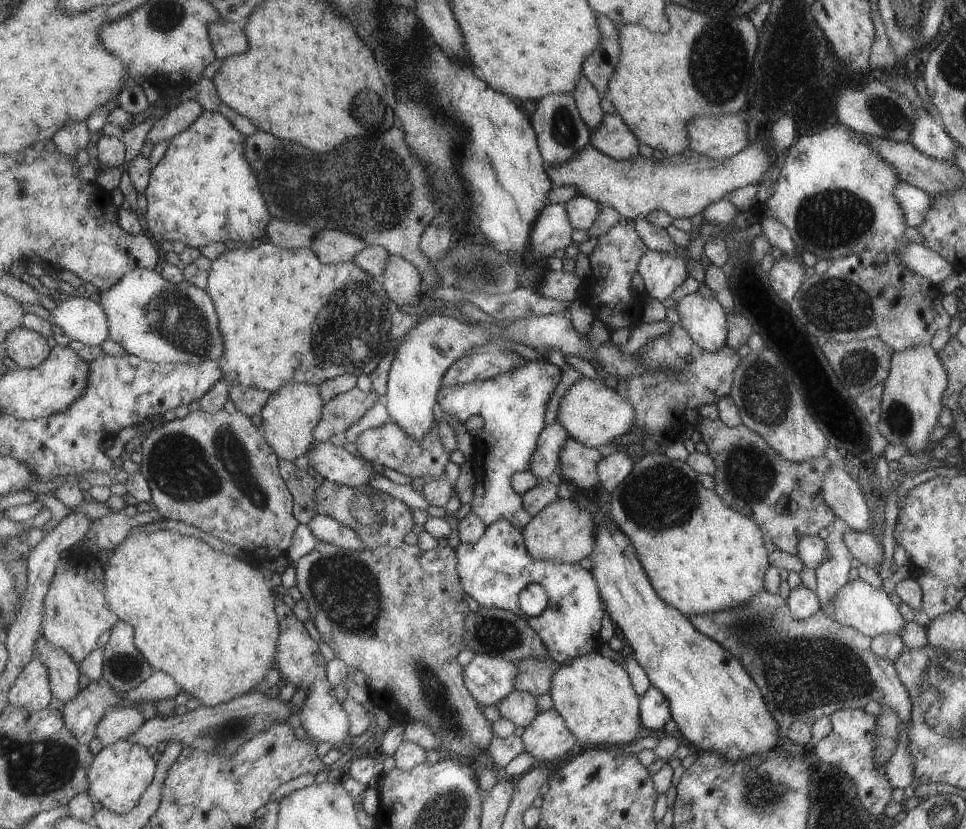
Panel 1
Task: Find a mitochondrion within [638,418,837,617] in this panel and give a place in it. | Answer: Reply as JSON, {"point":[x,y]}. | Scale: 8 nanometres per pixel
{"point":[750,473]}

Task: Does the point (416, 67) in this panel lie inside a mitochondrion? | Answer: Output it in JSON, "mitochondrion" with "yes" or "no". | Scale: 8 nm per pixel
{"mitochondrion":"yes"}

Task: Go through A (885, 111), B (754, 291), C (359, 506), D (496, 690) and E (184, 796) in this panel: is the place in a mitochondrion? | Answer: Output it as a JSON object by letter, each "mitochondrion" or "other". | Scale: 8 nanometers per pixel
{"A":"mitochondrion","B":"other","C":"mitochondrion","D":"other","E":"mitochondrion"}

